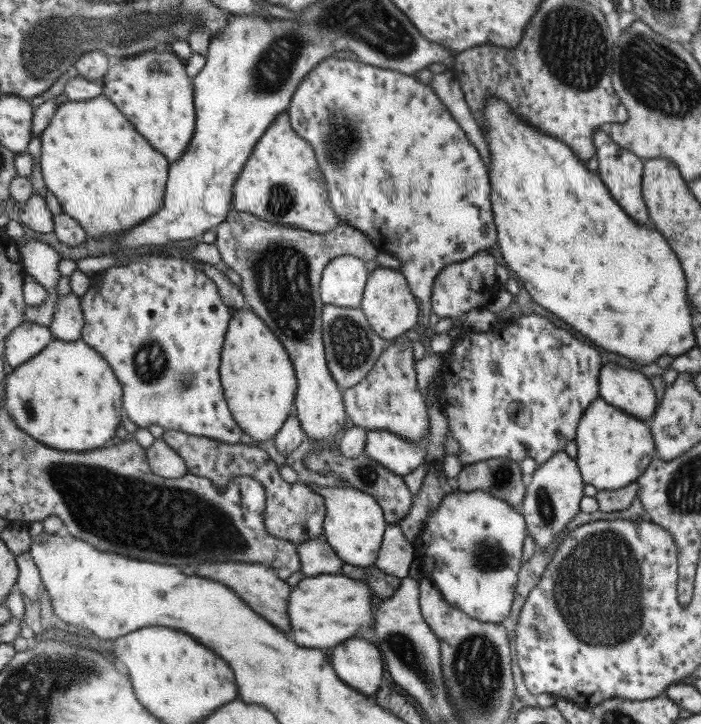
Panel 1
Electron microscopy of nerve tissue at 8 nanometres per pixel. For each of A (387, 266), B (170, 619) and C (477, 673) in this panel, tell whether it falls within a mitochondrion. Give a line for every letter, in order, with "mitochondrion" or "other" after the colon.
A: other
B: other
C: mitochondrion

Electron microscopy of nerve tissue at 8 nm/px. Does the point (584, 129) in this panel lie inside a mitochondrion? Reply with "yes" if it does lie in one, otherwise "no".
no

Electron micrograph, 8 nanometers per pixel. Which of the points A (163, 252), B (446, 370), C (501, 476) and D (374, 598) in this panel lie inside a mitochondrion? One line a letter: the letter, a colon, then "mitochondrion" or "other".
A: other
B: other
C: mitochondrion
D: other

